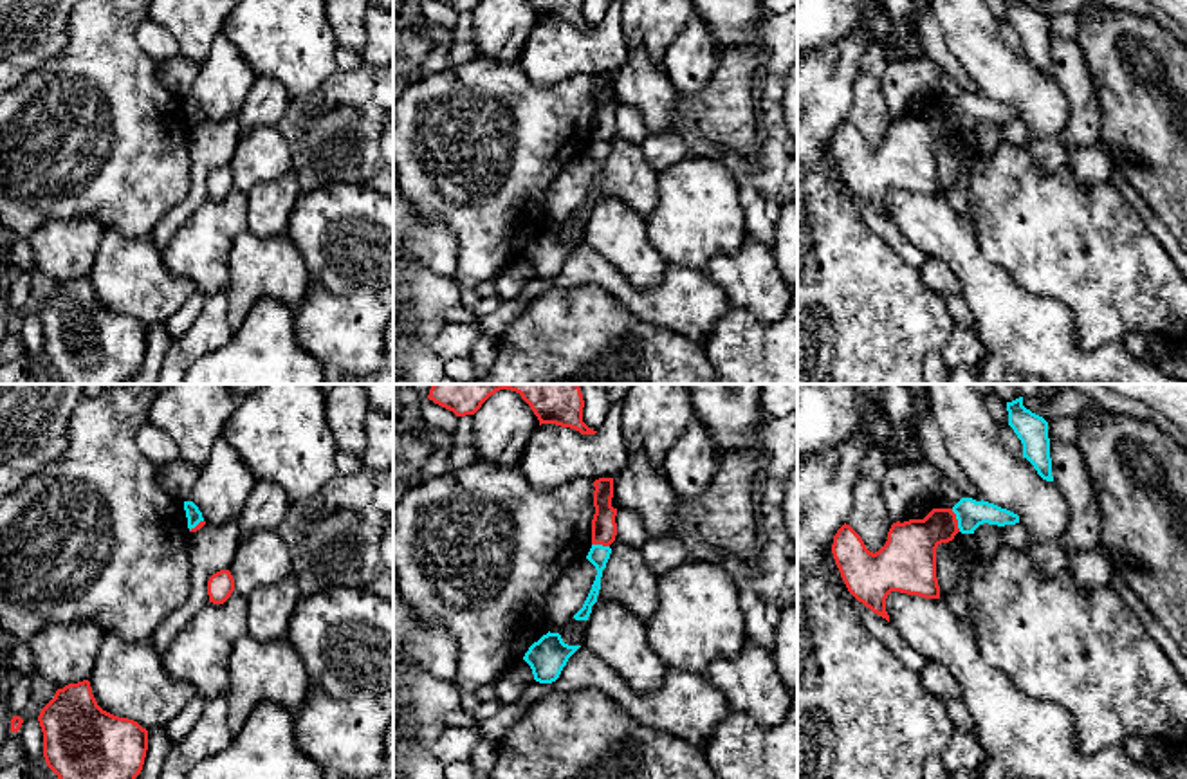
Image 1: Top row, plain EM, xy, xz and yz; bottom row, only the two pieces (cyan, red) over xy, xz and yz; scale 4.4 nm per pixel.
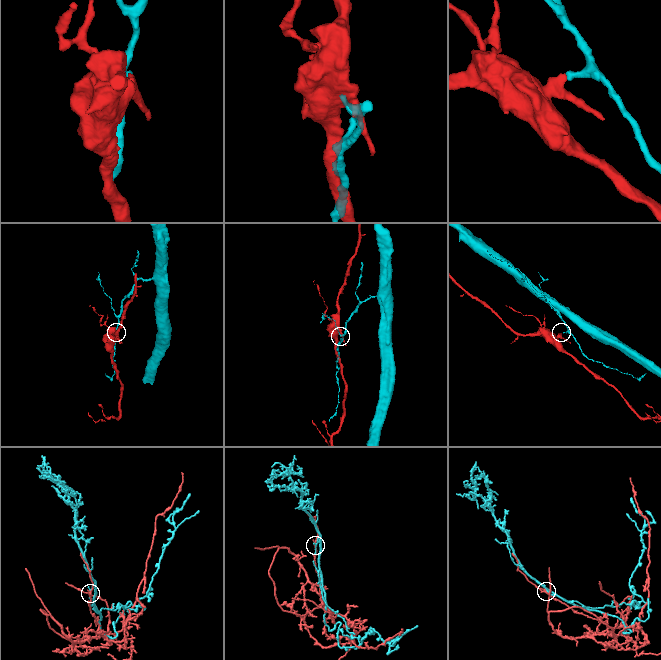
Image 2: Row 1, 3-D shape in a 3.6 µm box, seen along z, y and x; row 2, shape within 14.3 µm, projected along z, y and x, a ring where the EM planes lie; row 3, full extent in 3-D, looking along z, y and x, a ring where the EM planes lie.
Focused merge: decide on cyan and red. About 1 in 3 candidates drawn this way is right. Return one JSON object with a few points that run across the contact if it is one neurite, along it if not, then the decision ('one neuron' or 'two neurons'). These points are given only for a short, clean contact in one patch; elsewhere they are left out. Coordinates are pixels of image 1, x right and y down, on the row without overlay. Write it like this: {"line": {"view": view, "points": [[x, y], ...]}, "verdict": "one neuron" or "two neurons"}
{"line": {"view": "yz", "points": [[951, 105], [960, 127]]}, "verdict": "two neurons"}

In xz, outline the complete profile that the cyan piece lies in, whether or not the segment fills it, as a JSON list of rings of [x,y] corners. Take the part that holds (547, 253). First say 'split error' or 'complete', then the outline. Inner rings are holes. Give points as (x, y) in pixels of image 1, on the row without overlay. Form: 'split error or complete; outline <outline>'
complete; outline [[[548,227],[529,243],[523,256],[530,261],[536,278],[552,280],[579,243],[565,240],[559,229]]]

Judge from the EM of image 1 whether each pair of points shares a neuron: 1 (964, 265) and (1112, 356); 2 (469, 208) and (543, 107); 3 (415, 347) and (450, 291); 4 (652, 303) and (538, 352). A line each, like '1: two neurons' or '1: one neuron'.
1: one neuron
2: one neuron
3: one neuron
4: two neurons

